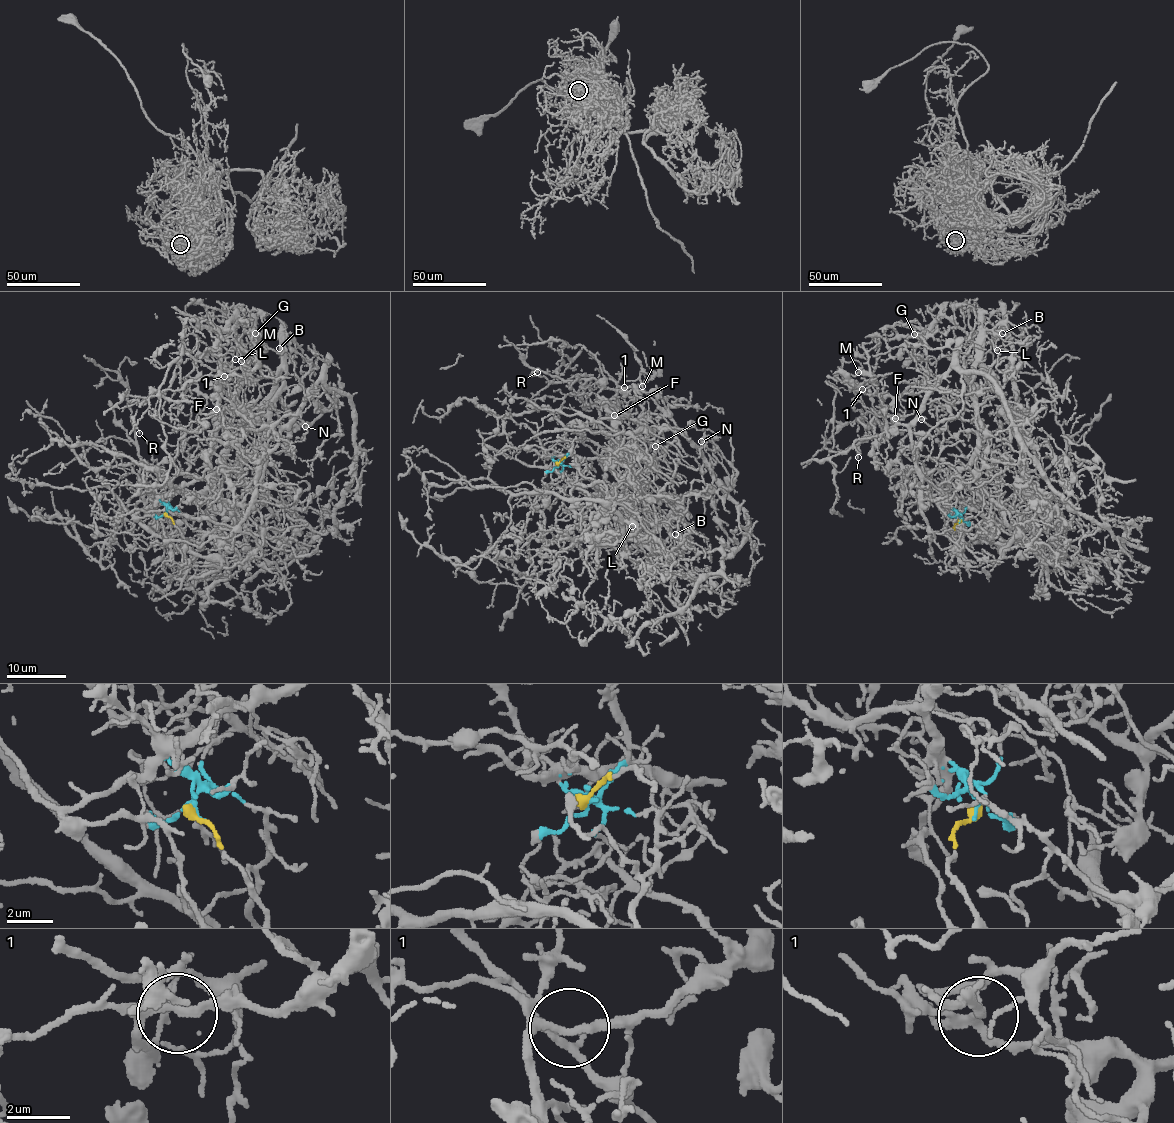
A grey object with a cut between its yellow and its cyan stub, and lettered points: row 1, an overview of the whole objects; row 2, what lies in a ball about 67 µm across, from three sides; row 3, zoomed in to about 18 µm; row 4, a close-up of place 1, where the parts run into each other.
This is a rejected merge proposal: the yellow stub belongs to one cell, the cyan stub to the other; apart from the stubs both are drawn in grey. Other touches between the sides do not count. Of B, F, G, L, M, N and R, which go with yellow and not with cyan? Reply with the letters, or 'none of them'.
none of them

